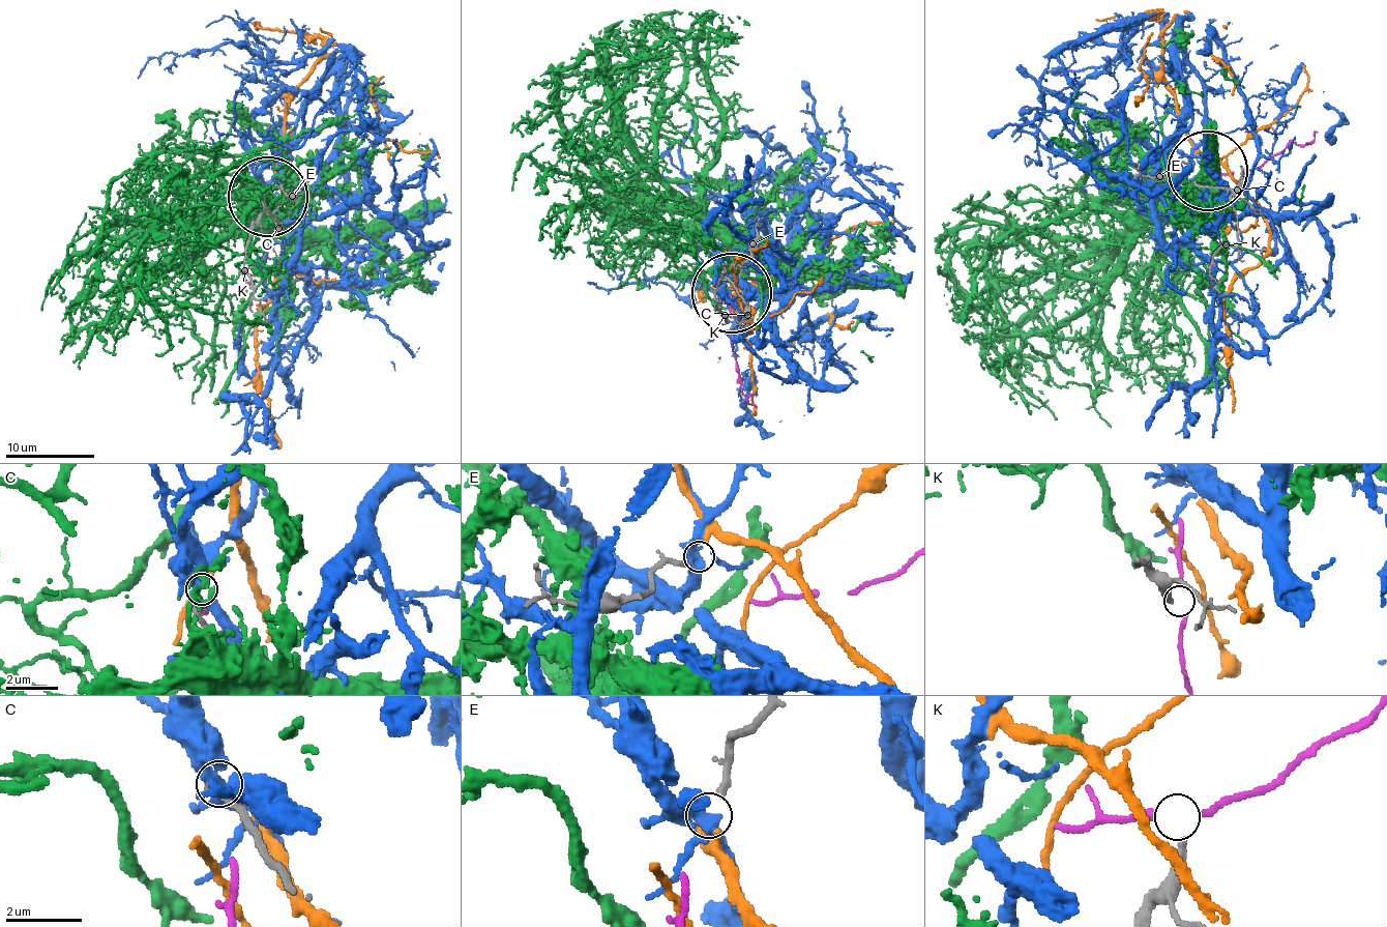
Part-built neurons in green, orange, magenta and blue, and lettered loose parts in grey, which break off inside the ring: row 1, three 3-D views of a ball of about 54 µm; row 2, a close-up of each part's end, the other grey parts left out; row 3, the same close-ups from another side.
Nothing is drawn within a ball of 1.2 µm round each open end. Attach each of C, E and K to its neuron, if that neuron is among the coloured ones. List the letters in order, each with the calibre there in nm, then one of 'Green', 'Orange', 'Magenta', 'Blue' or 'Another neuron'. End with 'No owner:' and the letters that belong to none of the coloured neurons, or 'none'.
C: Thickness 200 nm. Blue
E: Thickness 170 nm. Orange
K: Thickness 240 nm. Another neuron
No owner: K

